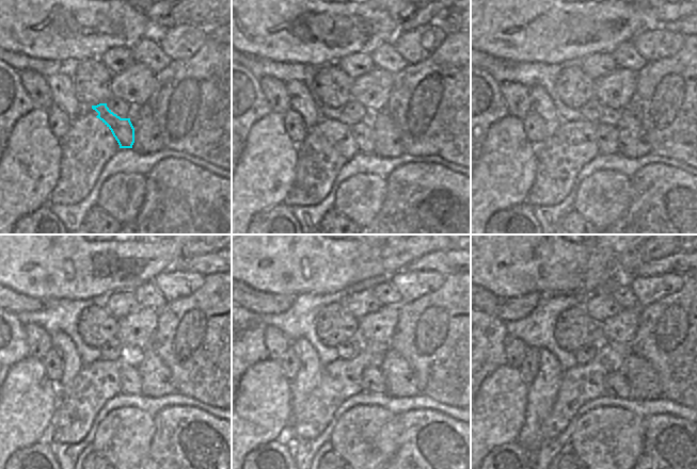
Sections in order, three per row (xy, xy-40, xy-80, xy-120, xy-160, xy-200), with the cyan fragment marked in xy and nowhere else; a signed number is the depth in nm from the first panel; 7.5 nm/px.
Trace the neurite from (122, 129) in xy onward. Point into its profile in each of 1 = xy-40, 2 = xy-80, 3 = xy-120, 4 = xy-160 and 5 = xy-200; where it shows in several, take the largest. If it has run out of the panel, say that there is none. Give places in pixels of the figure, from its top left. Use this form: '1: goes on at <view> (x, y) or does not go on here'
1: goes on at xy-40 (362, 132)
2: goes on at xy-80 (606, 135)
3: goes on at xy-120 (129, 376)
4: goes on at xy-160 (374, 382)
5: goes on at xy-200 (615, 385)

